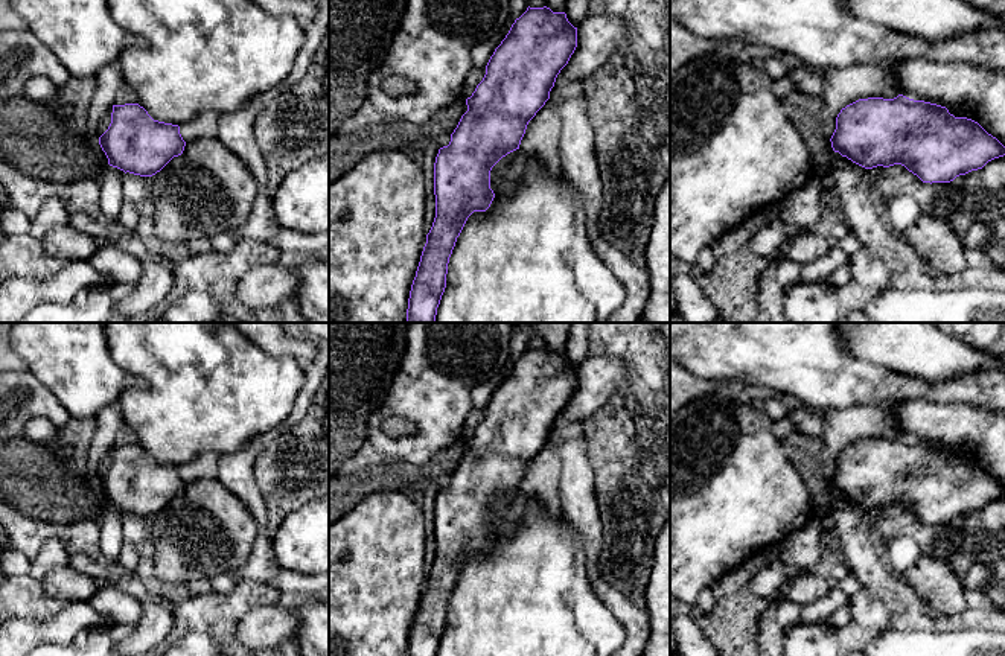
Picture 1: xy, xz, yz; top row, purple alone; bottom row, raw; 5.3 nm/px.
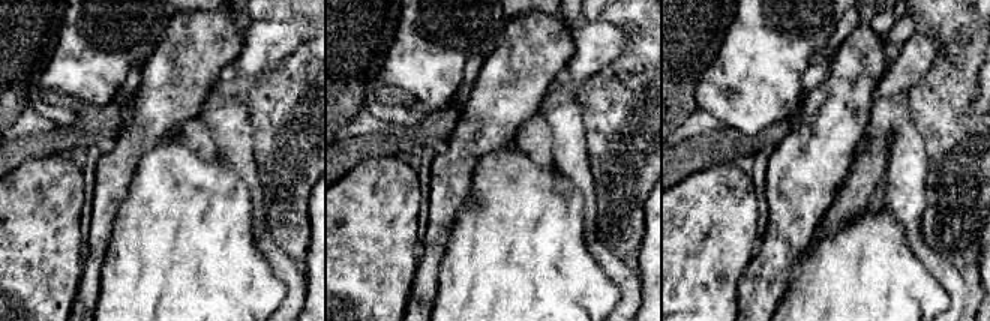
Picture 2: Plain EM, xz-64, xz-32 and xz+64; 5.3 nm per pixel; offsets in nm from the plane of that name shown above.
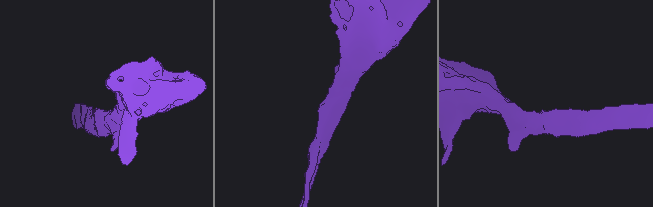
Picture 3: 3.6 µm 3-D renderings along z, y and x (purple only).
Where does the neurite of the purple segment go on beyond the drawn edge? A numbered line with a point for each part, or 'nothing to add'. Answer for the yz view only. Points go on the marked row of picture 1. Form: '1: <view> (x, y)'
nothing to add

